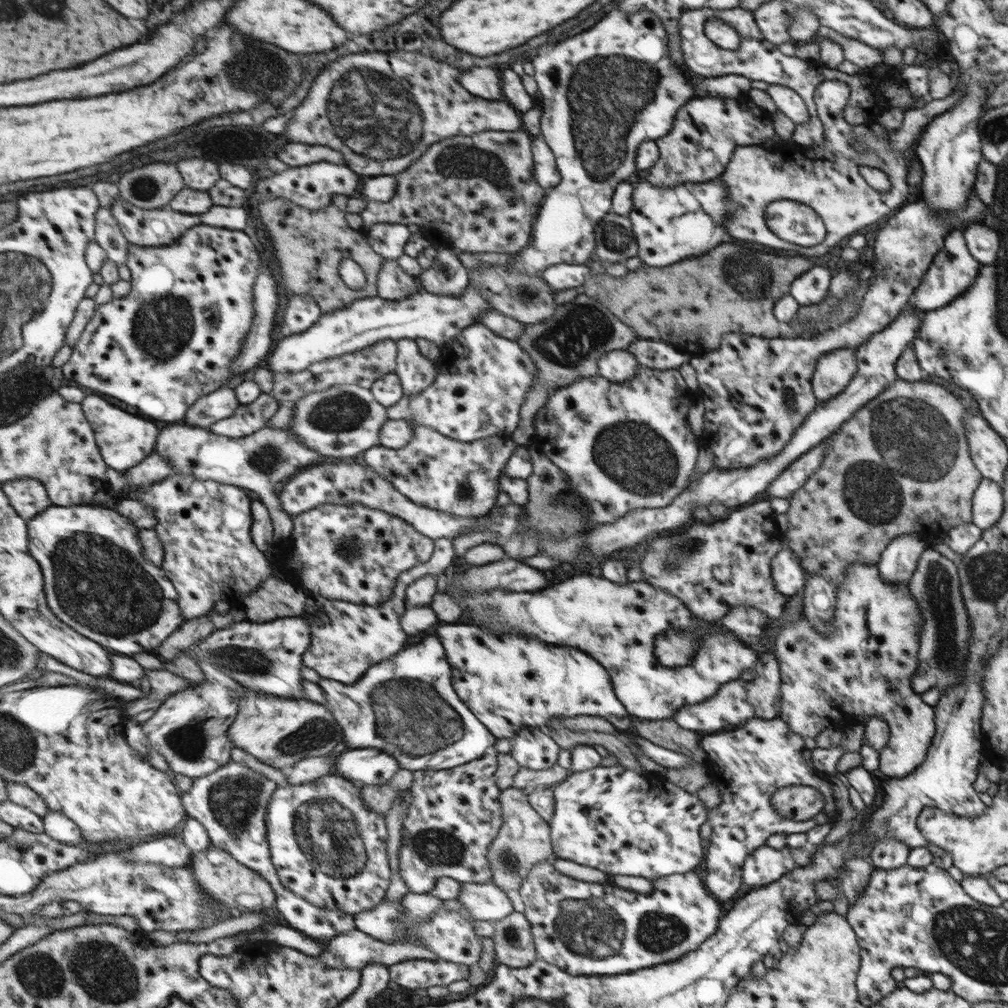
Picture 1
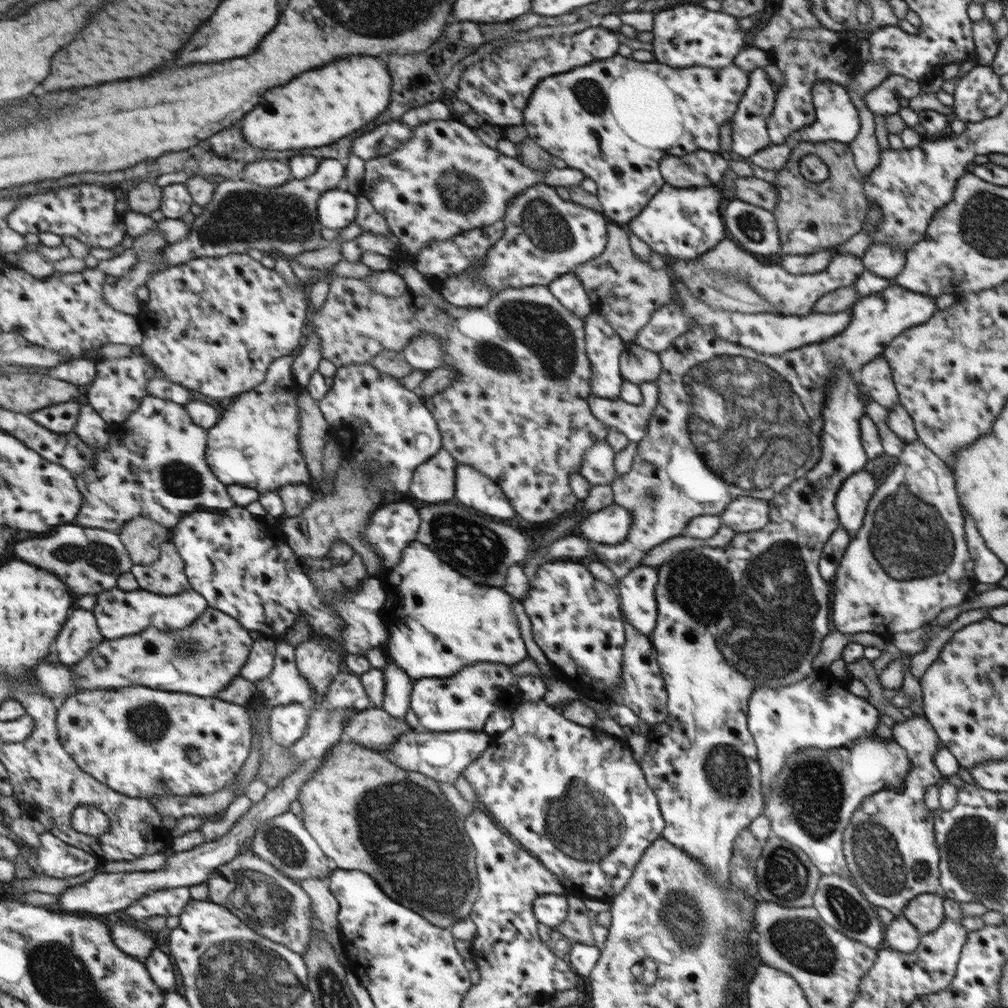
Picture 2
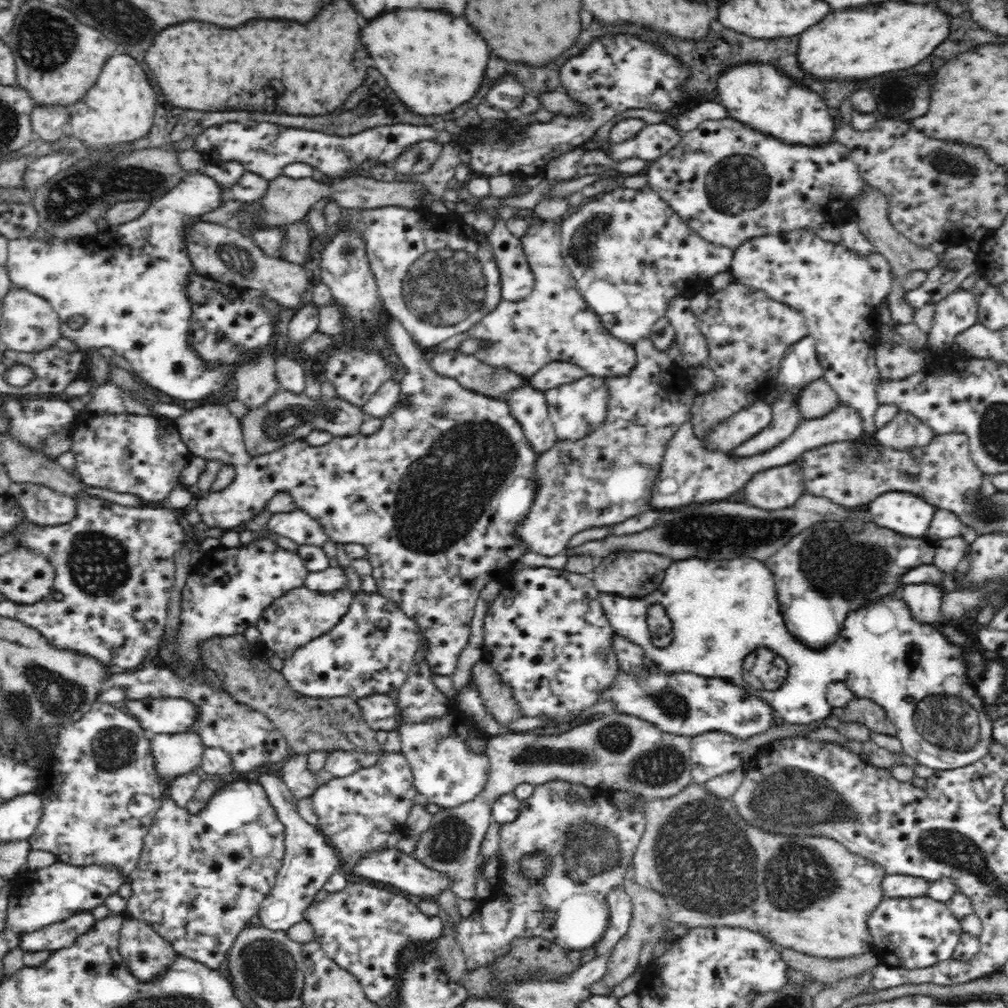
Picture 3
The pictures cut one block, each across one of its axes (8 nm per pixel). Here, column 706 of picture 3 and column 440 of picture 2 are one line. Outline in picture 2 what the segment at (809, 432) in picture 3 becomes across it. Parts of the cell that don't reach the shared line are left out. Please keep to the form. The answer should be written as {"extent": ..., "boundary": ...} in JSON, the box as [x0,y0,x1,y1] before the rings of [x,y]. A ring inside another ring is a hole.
{"extent":[410,447,457,502],"boundary":[[[443,447],[413,472],[410,494],[414,502],[444,502],[455,498],[457,460]]]}

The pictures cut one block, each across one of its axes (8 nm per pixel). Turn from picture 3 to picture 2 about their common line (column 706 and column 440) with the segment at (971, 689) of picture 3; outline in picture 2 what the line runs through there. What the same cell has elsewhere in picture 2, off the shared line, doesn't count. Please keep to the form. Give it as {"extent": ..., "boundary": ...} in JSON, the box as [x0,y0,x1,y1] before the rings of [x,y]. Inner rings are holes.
{"extent":[379,540,528,682],"boundary":[[[417,540],[412,542],[402,554],[398,566],[380,574],[379,579],[388,592],[388,602],[380,615],[392,632],[387,646],[389,660],[405,670],[413,682],[420,678],[454,676],[464,666],[475,662],[499,662],[510,666],[522,662],[528,656],[512,609],[513,596],[502,588],[480,586],[464,578],[454,568],[444,564],[424,543]]]}

